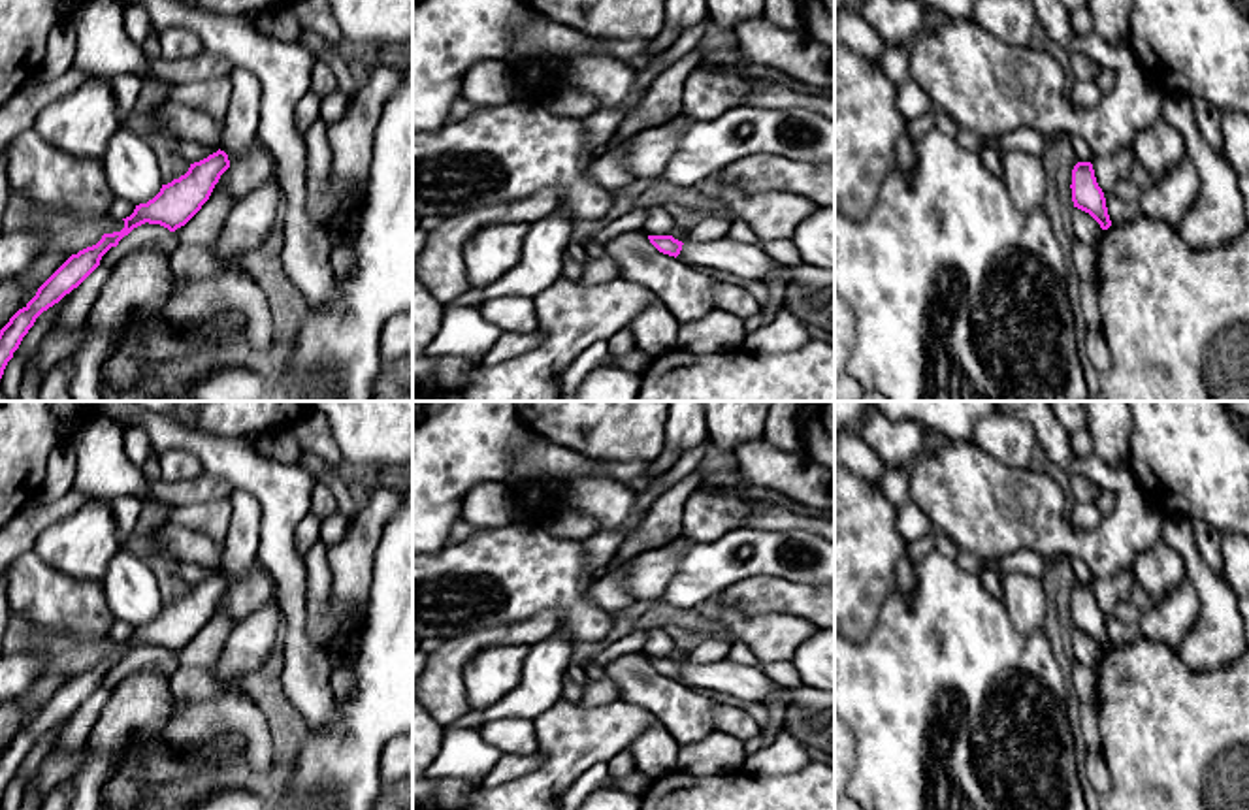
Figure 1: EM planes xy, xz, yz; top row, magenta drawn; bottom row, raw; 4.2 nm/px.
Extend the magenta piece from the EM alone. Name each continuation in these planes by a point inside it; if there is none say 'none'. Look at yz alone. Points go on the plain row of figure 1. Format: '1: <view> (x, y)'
none

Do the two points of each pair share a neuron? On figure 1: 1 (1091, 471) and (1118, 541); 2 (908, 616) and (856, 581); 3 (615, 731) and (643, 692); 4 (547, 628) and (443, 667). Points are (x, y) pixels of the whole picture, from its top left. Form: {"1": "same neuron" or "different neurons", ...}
{"1": "same neuron", "2": "different neurons", "3": "different neurons", "4": "same neuron"}

